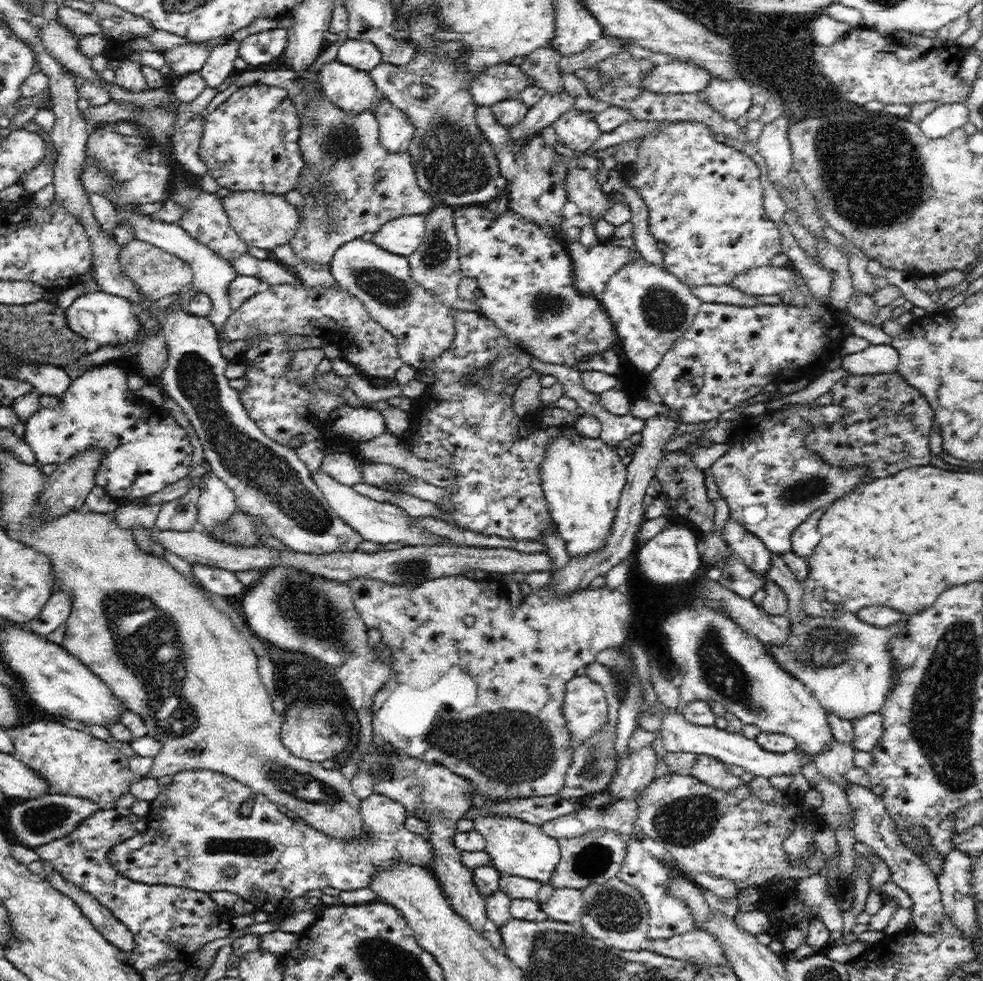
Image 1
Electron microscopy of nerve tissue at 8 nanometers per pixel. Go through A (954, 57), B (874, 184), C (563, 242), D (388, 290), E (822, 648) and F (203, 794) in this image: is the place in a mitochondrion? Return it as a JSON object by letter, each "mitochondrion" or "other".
{"A":"other","B":"mitochondrion","C":"other","D":"mitochondrion","E":"mitochondrion","F":"other"}

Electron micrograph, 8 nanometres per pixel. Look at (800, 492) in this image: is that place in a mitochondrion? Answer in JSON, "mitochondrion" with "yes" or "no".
{"mitochondrion":"yes"}

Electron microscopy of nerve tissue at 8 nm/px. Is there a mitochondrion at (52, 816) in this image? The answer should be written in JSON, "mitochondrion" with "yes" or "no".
{"mitochondrion":"yes"}

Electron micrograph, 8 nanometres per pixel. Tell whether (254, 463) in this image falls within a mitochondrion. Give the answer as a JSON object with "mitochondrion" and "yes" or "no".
{"mitochondrion":"yes"}

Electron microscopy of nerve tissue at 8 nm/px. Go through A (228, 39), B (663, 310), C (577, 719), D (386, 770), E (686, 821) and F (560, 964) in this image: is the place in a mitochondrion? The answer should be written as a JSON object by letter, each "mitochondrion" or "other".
{"A":"other","B":"mitochondrion","C":"other","D":"mitochondrion","E":"mitochondrion","F":"mitochondrion"}

